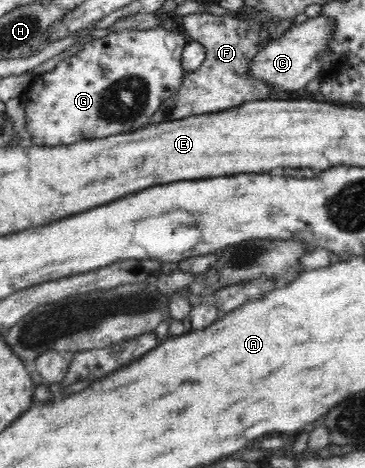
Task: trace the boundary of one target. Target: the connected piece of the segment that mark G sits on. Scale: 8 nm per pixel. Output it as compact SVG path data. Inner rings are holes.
M162 27L149 29L121 29L109 32L99 39L87 42L83 49L61 60L56 67L33 78L21 94L25 105L25 127L31 136L32 146L67 146L85 140L99 140L117 133L131 133L151 124L151 117L161 102L179 91L185 68L181 64L187 41L179 31L175 33ZM101 69L108 71L104 76Z

